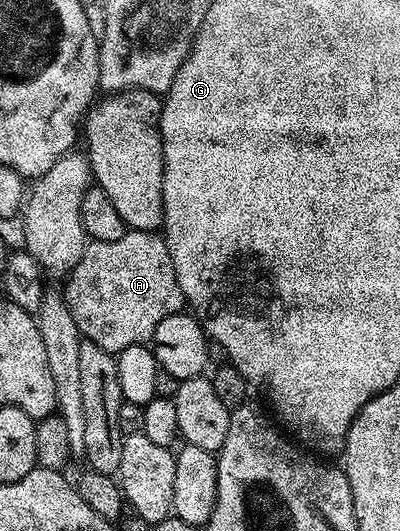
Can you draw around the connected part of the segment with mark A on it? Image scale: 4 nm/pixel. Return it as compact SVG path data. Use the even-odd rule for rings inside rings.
M127 230L116 242L87 243L80 262L65 277L64 295L66 305L78 327L83 340L96 342L106 352L117 354L128 346L149 345L154 338L156 326L172 314L183 311L184 301L180 282L176 282L176 270L172 266L170 251L165 239L158 232Z

